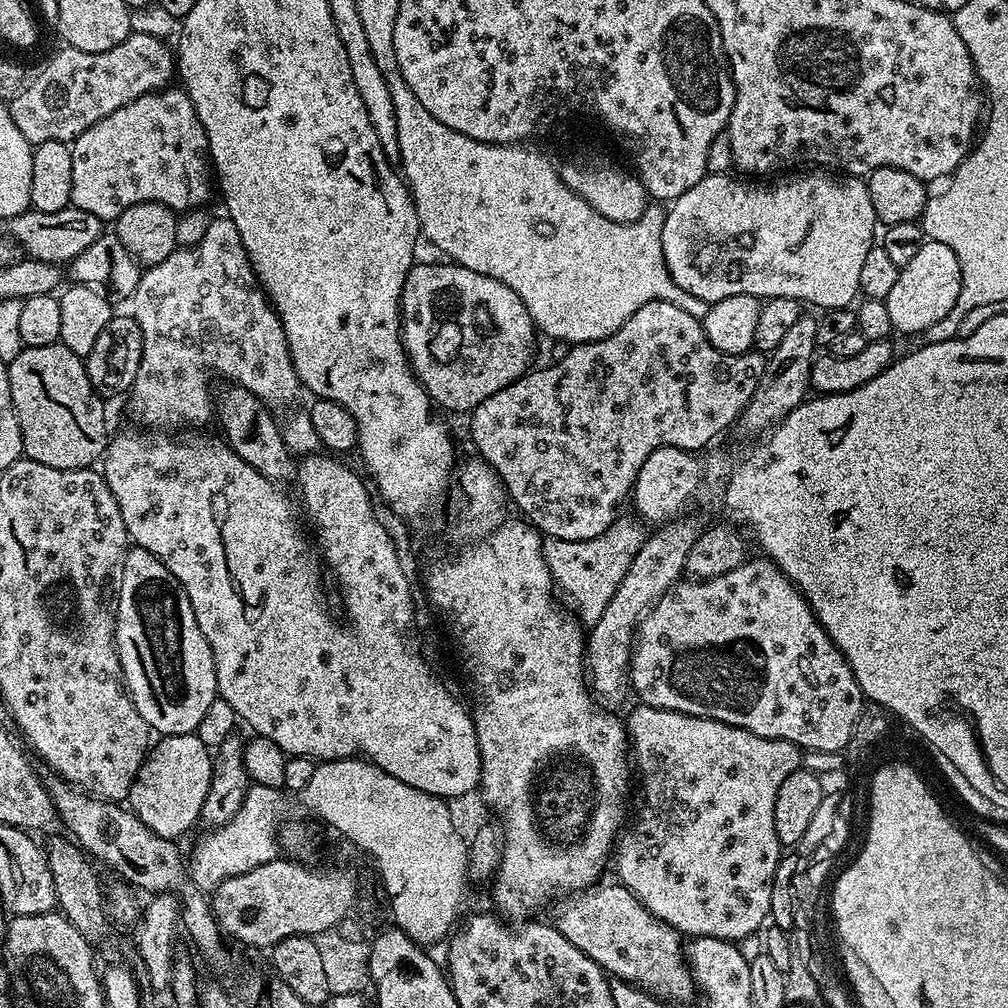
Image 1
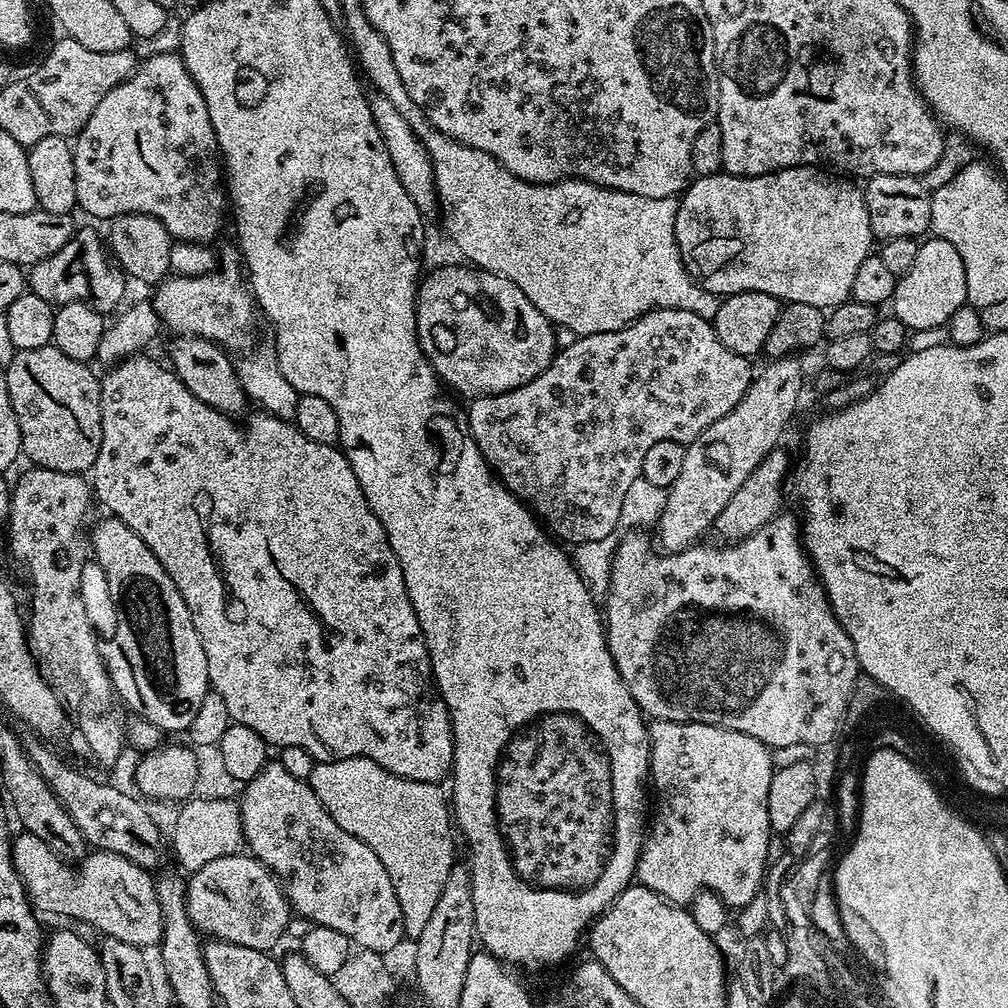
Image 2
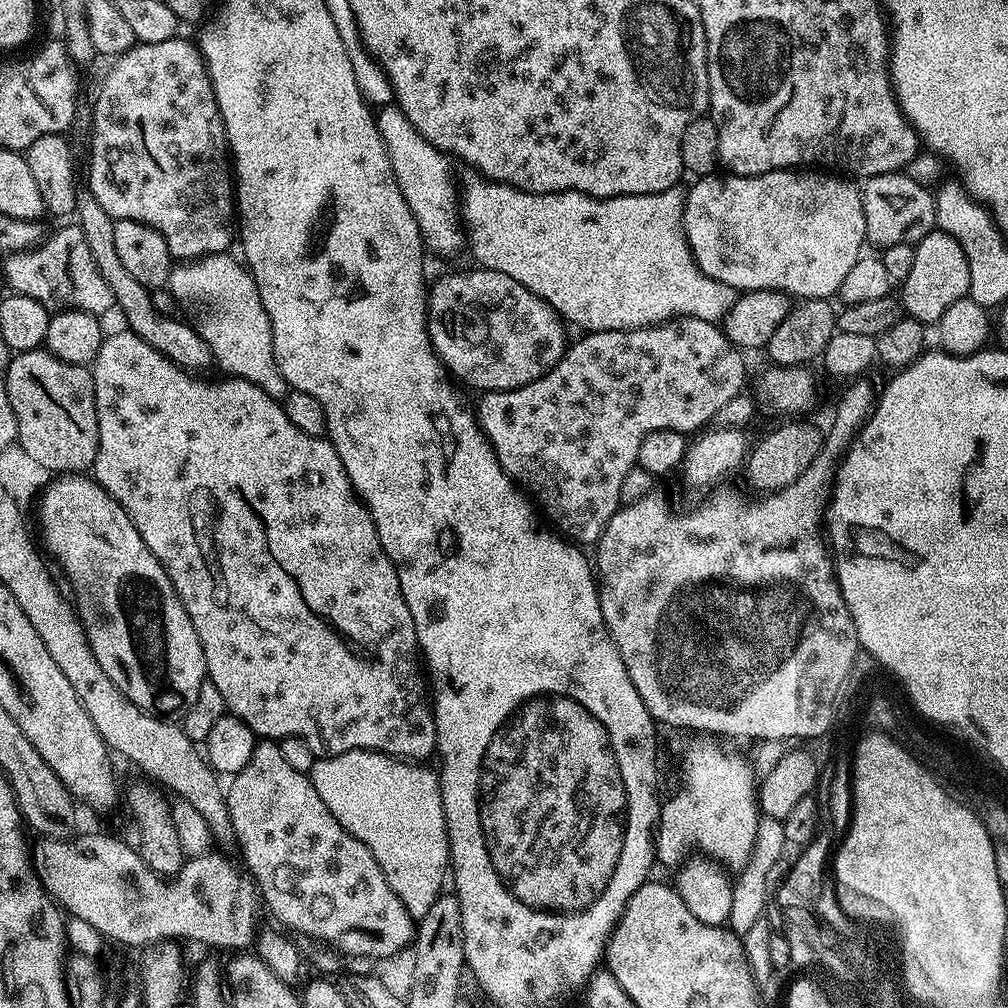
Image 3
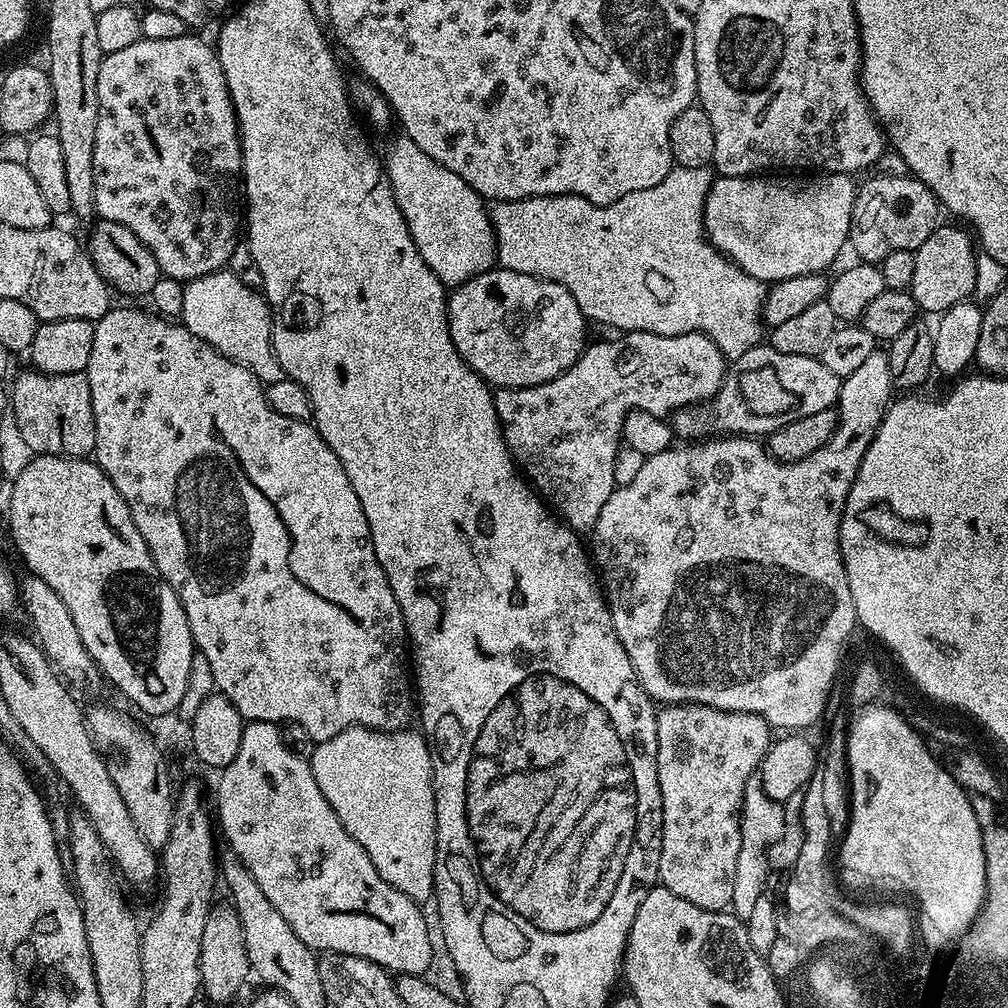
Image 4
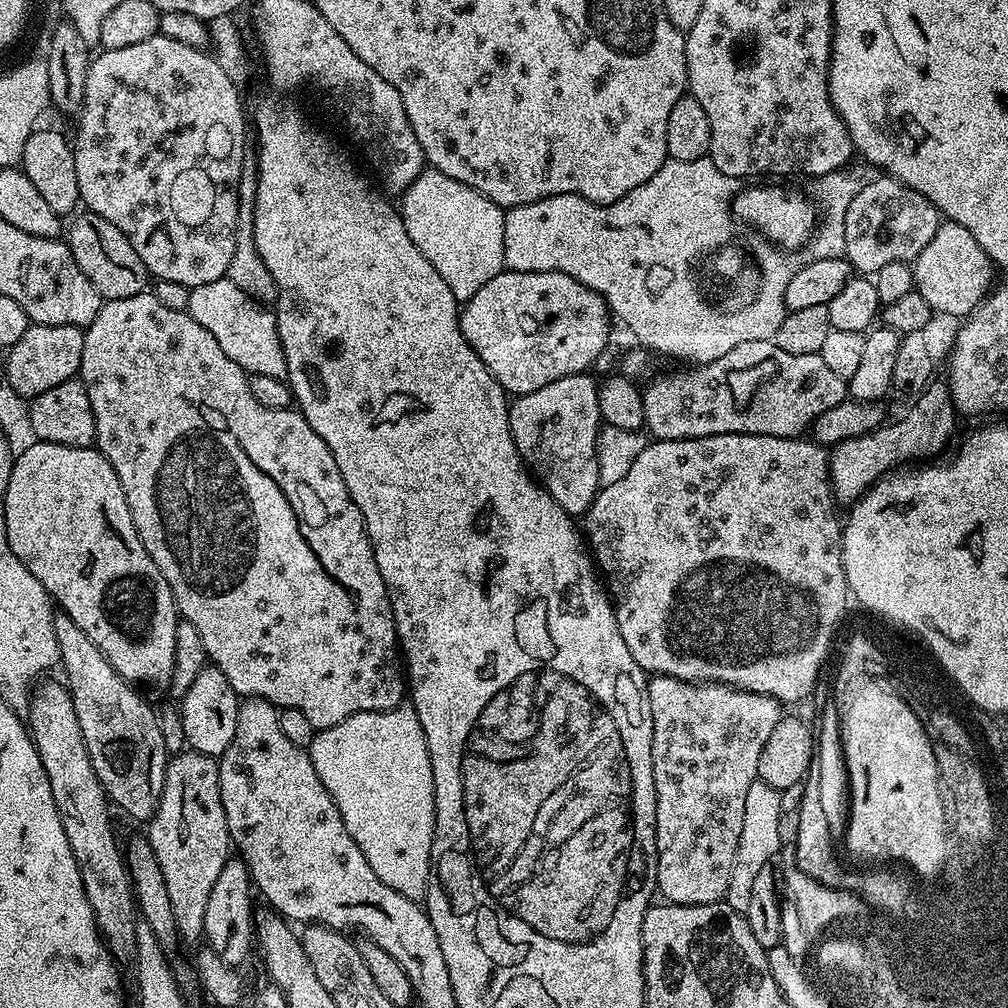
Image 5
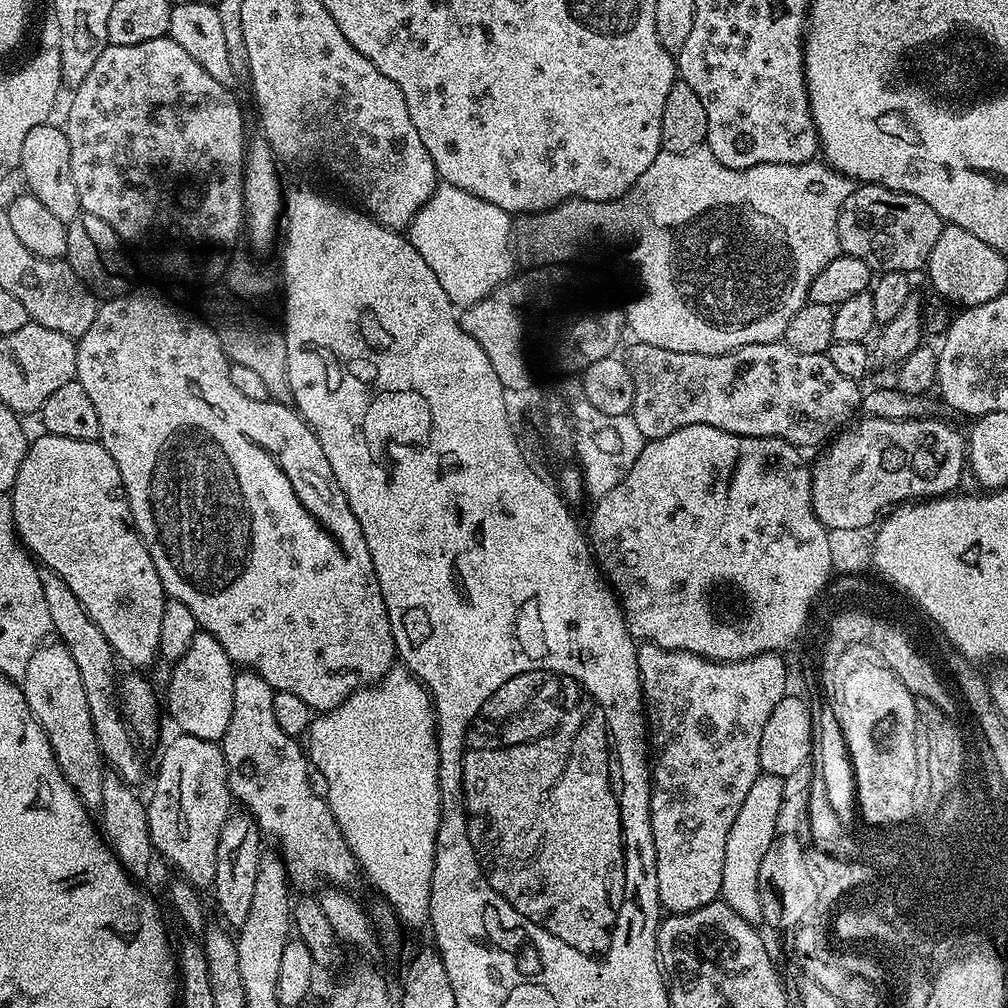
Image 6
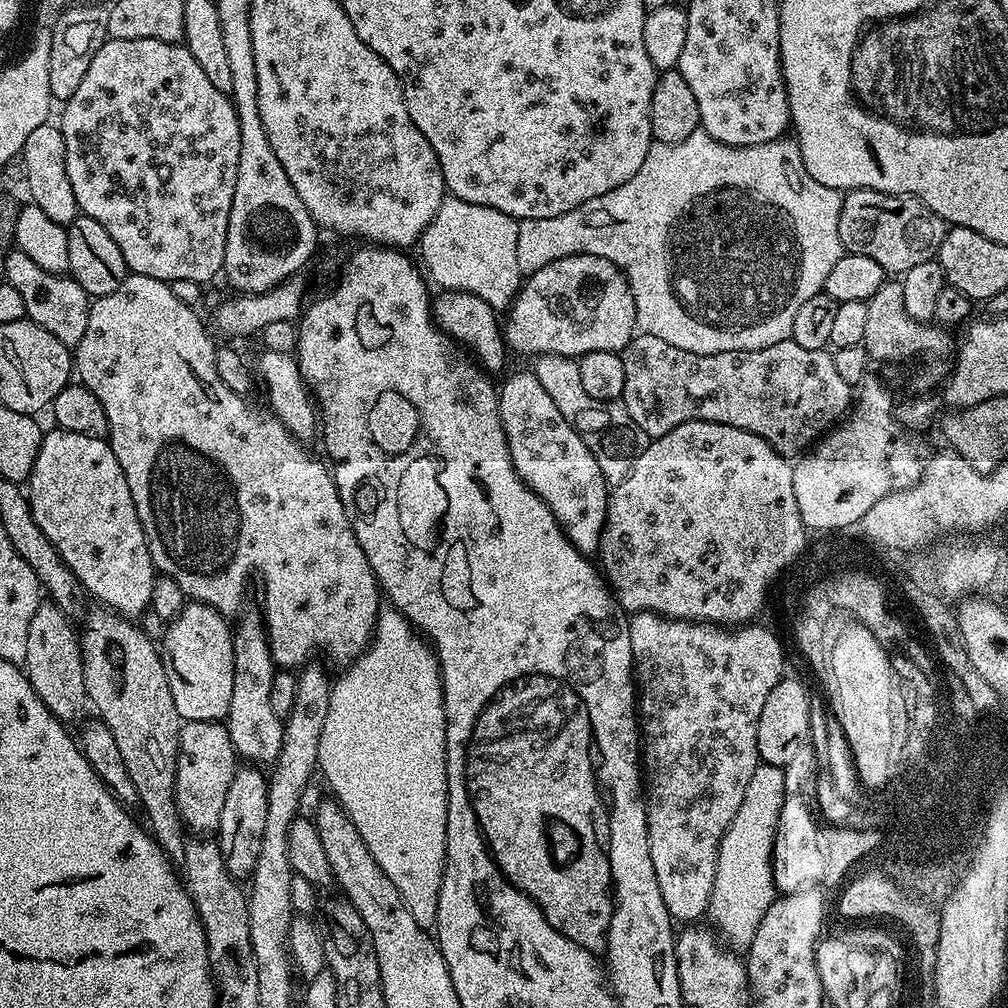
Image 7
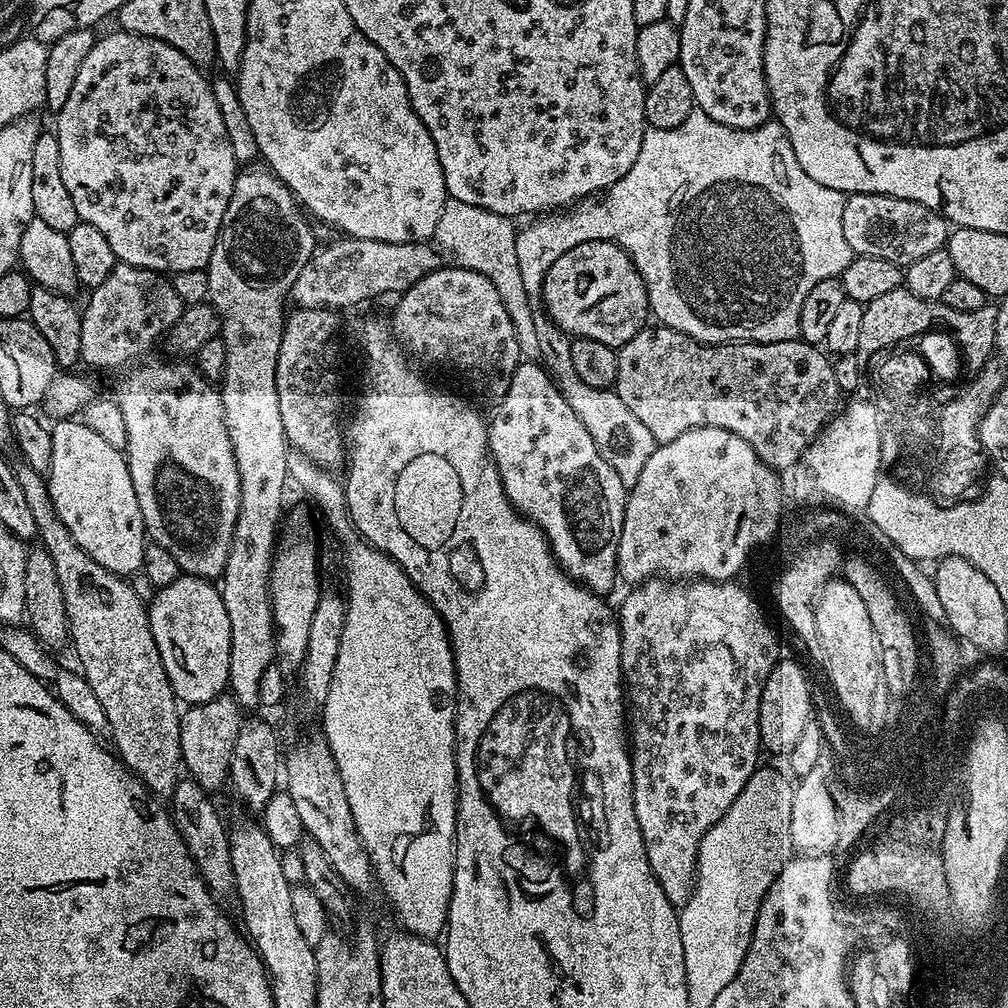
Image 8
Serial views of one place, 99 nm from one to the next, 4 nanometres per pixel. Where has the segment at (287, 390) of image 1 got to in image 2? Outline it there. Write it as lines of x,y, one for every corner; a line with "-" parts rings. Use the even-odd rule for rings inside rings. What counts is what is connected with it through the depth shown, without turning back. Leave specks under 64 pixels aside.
235,247
226,249
224,253
222,251
219,253
218,263
212,271
201,276
169,275
155,289
155,292
154,305
160,316
161,325
165,329
169,328
177,337
200,336
225,349
233,350
232,348
238,347
251,334
252,327
256,324
256,316
258,320
258,309
246,279
245,269
242,267
242,257

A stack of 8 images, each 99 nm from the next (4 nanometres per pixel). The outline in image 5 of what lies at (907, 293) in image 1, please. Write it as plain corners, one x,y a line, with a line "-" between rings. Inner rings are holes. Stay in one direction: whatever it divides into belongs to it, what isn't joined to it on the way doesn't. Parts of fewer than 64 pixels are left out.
944,220
934,238
930,238
926,250
922,250
914,262
914,290
930,302
933,313
967,318
989,295
993,287
992,271
992,259
978,242
974,242
970,230
958,226
953,220

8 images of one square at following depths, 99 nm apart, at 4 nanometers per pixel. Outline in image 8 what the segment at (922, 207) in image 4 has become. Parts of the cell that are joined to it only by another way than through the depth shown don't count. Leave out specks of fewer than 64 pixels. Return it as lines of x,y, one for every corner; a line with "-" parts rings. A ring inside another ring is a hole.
857,192
845,199
842,210
842,234
846,234
846,242
850,242
855,255
886,258
886,262
901,266
918,262
918,258
945,247
949,231
950,225
940,213
893,196

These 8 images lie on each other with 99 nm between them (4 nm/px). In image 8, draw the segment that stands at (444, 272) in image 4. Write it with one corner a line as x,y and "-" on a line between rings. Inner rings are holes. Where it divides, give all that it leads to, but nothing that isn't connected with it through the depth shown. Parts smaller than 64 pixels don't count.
449,198
442,206
442,218
438,218
438,230
434,237
437,249
443,250
457,268
474,270
484,274
494,282
494,290
498,290
498,298
502,298
502,306
506,306
506,314
510,314
510,322
514,322
514,334
518,338
521,357
528,362
540,359
537,332
534,330
536,312
532,308
533,301
526,294
526,285
522,283
522,274
518,270
518,250
516,249
517,225
509,217
499,216
485,208
470,206
470,202
458,202

